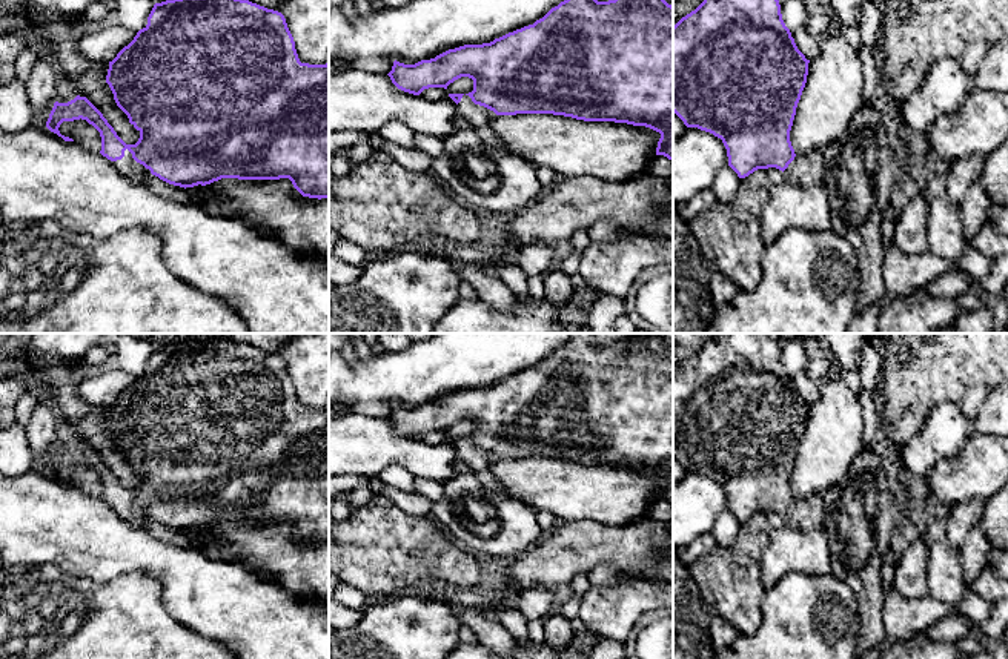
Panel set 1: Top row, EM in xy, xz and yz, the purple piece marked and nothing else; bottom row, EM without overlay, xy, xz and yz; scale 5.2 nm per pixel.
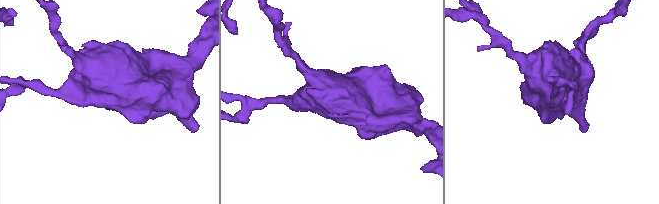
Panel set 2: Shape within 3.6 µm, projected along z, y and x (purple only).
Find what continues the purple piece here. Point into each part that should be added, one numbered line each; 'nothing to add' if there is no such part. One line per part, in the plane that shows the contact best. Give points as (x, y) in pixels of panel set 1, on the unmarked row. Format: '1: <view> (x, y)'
1: xy (128, 510)

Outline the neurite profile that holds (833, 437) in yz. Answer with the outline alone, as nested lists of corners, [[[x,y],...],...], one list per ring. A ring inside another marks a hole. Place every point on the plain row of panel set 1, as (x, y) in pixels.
[[[836,376],[819,381],[819,390],[819,398],[808,407],[807,427],[790,475],[794,498],[807,502],[845,484],[864,445],[857,395]]]

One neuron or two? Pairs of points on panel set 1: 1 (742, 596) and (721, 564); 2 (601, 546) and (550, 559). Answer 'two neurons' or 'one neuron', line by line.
1: one neuron
2: one neuron

